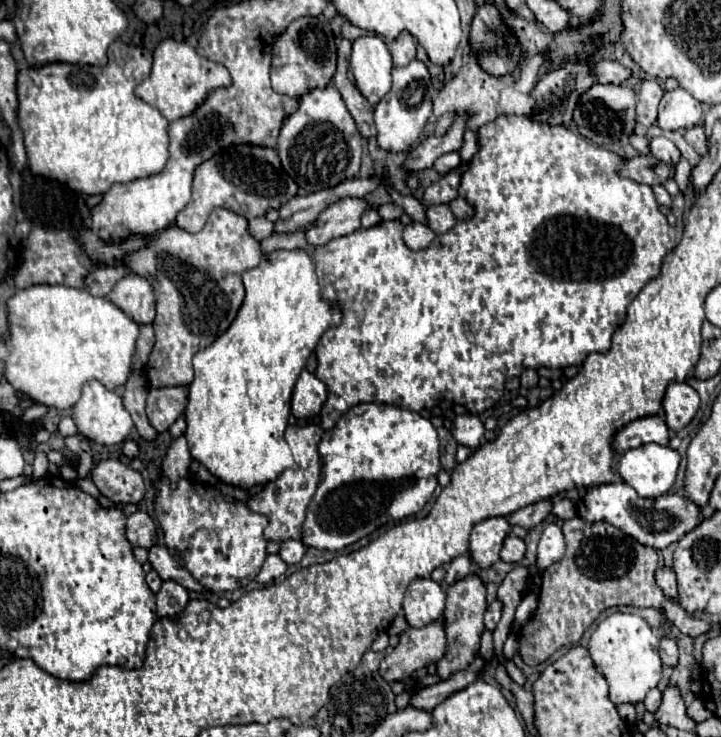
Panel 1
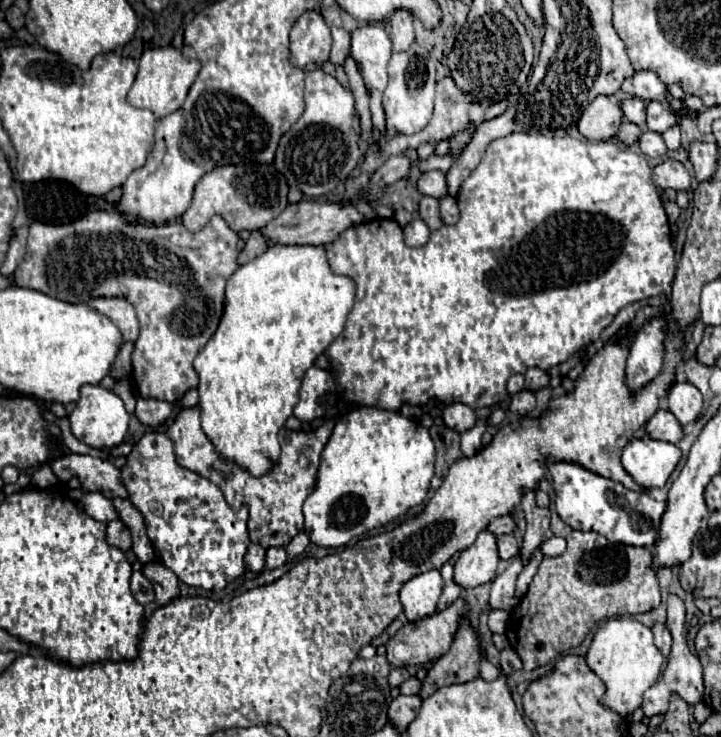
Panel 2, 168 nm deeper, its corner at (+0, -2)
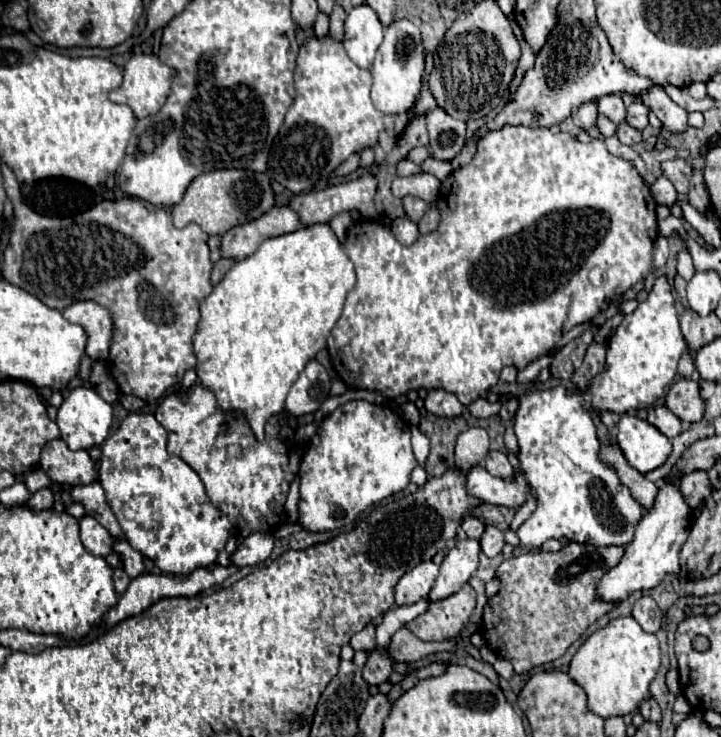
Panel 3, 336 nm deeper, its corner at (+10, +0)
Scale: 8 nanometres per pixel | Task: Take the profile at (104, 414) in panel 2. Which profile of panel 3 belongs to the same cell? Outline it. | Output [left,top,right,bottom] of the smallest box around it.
[55,387,113,451]

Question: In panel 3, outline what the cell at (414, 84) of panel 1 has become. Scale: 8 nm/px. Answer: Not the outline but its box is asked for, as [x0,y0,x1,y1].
[371,19,423,113]

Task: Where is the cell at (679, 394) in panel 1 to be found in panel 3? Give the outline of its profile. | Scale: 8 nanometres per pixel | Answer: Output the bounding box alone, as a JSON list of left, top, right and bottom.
[667,379,705,421]

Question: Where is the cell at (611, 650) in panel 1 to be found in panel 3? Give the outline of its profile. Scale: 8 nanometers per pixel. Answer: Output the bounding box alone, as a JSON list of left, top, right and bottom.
[569,615,661,719]

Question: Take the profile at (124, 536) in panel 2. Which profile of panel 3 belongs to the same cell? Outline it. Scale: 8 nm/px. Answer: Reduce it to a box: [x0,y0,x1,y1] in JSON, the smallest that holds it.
[79,515,113,557]

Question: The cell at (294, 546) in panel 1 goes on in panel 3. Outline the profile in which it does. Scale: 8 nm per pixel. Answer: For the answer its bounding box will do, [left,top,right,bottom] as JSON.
[231,533,275,567]

